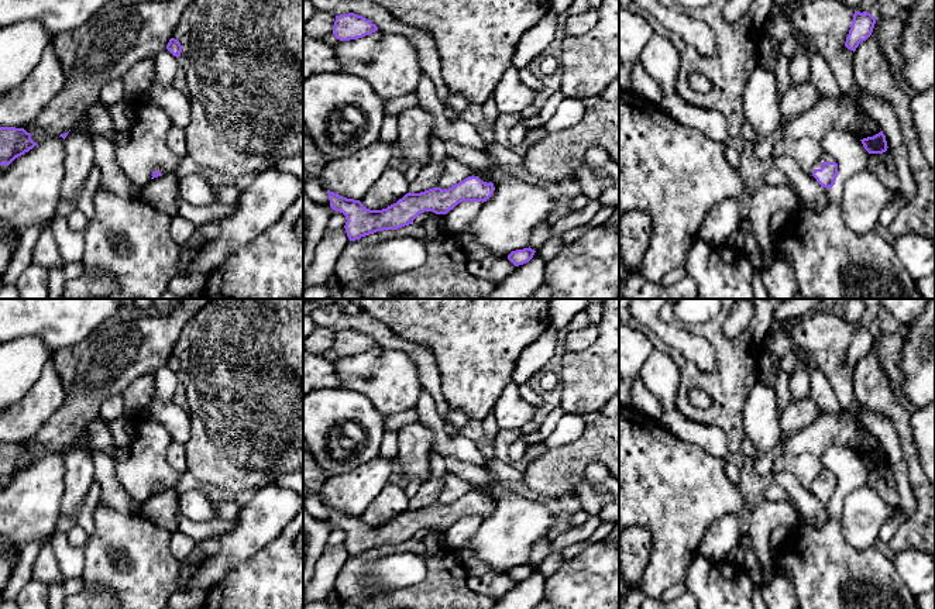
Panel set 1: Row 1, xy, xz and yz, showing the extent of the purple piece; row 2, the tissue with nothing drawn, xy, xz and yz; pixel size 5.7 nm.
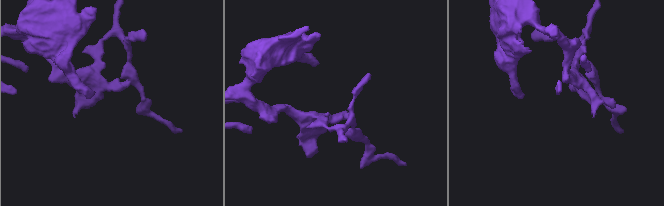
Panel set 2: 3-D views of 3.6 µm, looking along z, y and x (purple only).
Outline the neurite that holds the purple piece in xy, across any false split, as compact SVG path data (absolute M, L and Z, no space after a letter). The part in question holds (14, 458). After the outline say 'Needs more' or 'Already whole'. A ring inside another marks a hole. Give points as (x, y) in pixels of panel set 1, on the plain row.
M0 443L0 481L10 481L16 474L32 465L37 458L24 444Z. Already whole

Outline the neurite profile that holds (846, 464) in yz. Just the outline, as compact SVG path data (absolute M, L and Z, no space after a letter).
M832 445L822 455L822 468L829 469L838 479L835 500L829 505L829 517L842 519L845 498L855 489L867 485L869 468L860 454L850 448Z

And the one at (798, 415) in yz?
M811 398L791 402L781 412L781 431L784 434L797 433L811 426L819 417L819 414L821 410Z

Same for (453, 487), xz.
M451 472L443 475L443 491L439 496L437 503L448 505L453 500L464 496L468 492L472 492L474 486L464 479L456 476Z

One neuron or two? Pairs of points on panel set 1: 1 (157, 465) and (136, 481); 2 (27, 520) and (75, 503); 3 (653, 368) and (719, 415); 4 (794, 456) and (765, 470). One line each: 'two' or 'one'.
1: one
2: two
3: two
4: two

